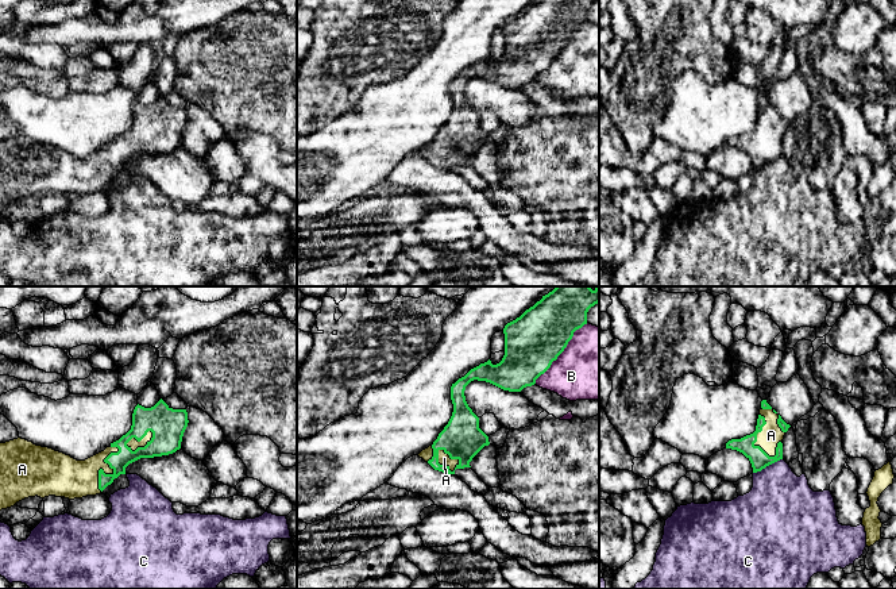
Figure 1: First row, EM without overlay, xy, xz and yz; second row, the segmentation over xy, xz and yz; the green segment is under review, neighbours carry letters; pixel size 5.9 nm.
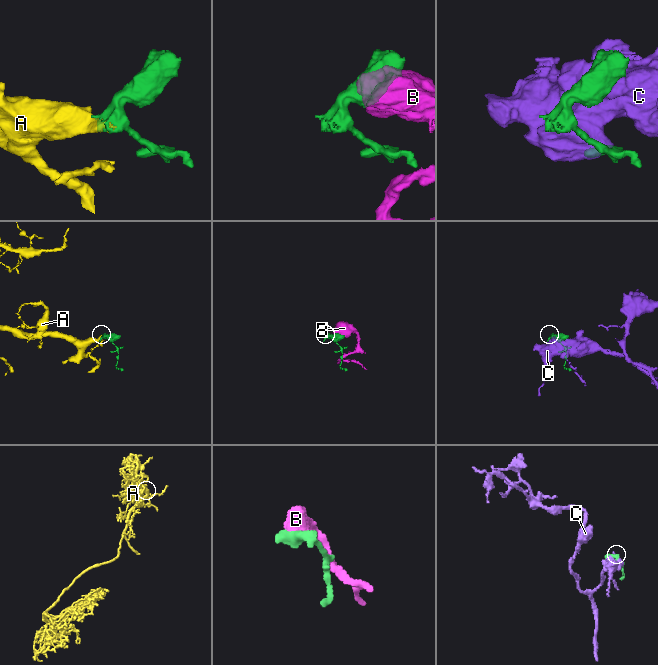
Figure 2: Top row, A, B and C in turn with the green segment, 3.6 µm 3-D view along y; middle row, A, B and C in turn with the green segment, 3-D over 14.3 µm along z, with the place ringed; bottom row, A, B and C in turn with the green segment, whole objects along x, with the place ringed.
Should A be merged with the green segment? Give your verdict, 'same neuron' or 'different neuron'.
same neuron

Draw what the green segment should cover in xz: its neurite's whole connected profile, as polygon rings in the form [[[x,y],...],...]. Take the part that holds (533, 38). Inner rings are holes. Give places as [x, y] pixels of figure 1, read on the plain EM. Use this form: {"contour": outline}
{"contour": [[[536,0],[507,20],[503,26],[502,58],[493,62],[488,57],[452,81],[452,113],[433,142],[418,154],[447,172],[471,165],[472,155],[490,139],[479,126],[479,115],[466,99],[466,84],[474,77],[509,89],[521,89],[534,82],[564,49],[573,30],[587,22],[587,9],[595,1],[598,0]]]}

